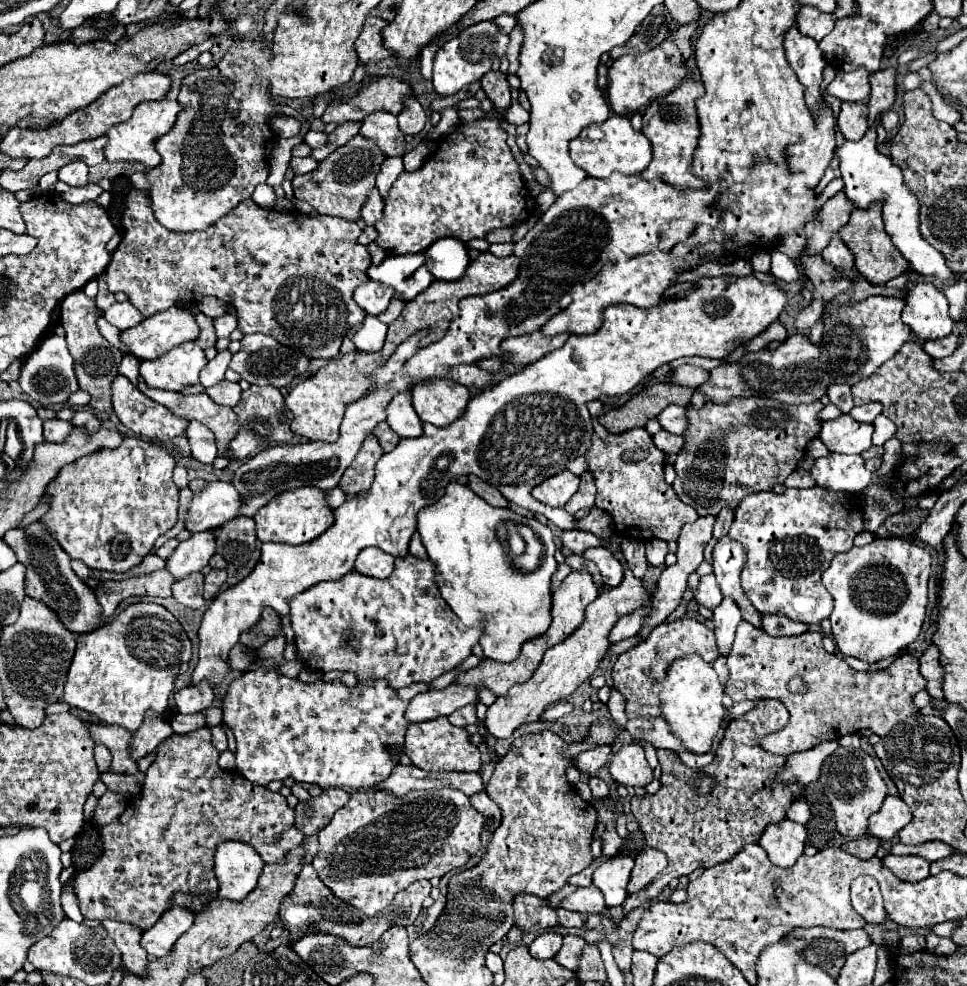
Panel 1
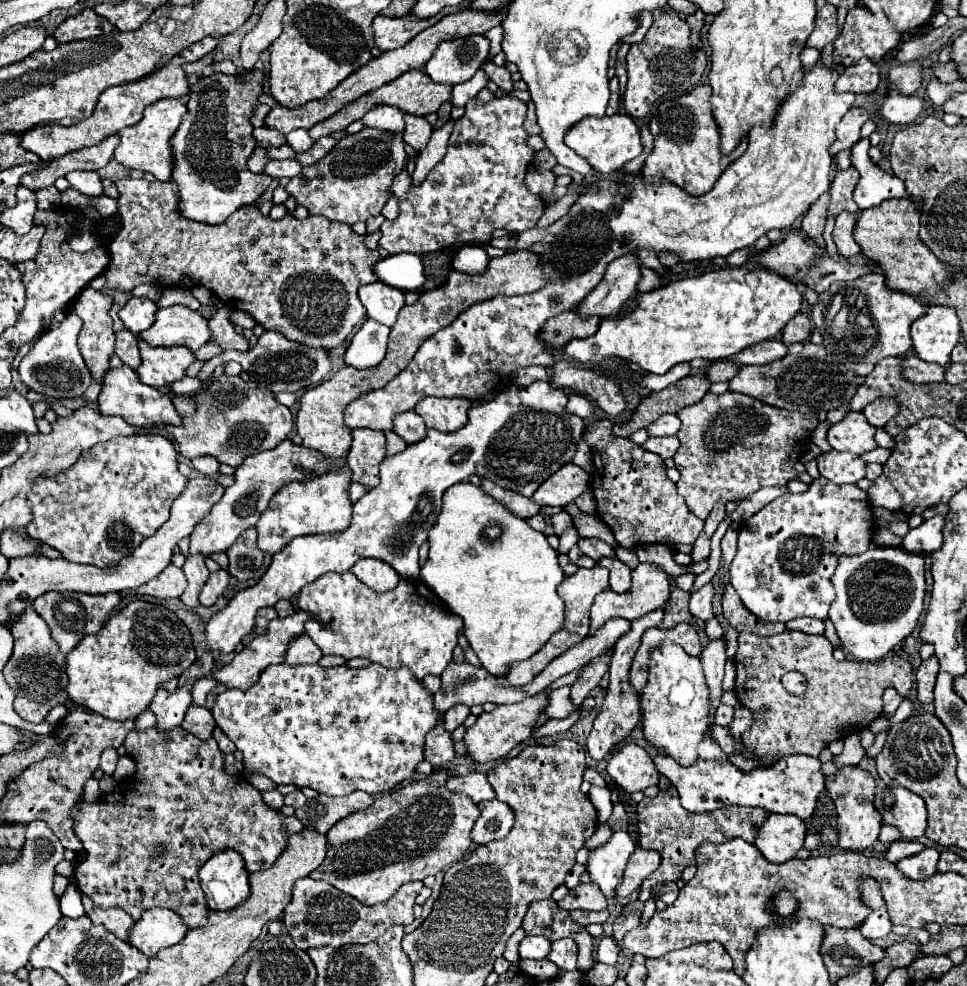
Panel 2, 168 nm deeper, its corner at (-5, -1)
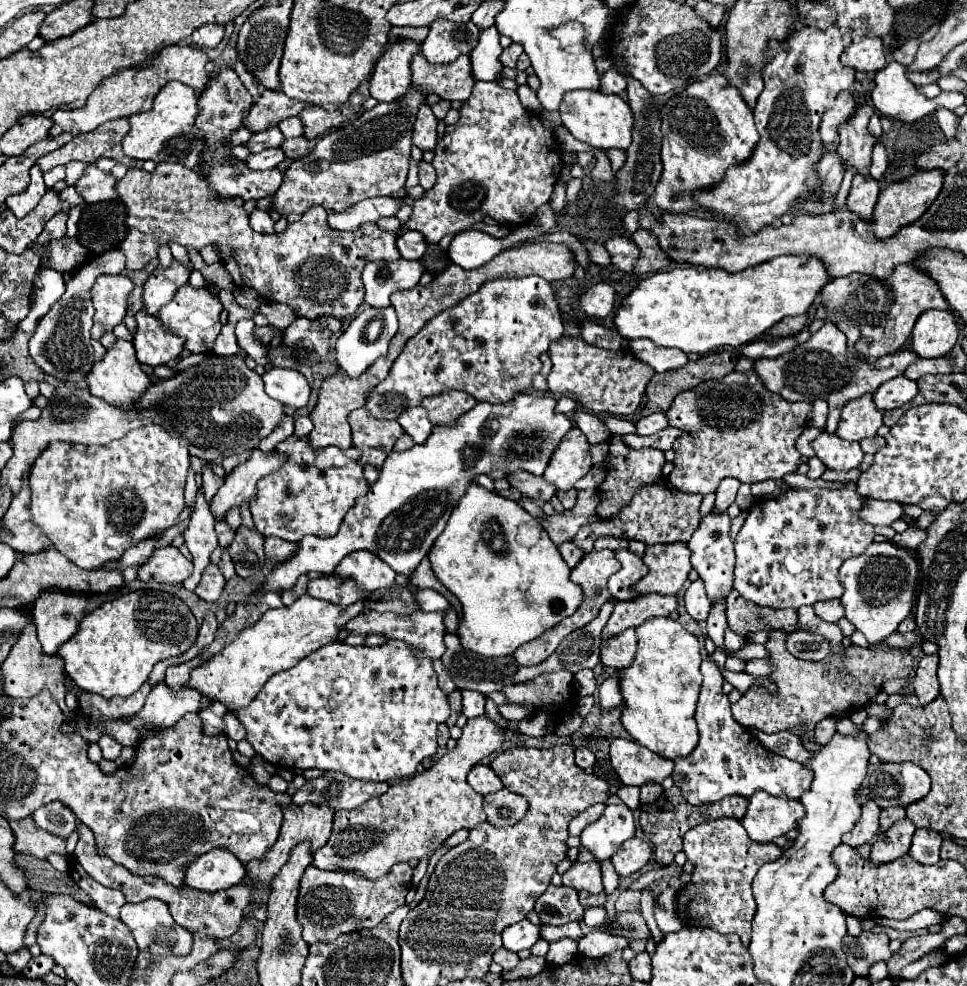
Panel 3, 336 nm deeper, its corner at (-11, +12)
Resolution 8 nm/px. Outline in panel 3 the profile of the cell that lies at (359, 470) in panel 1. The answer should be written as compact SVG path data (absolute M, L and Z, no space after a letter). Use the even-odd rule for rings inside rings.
M365 407L351 411L349 423L353 431L353 447L361 451L361 465L375 465L377 469L391 453L395 441L405 433L397 421L375 419Z

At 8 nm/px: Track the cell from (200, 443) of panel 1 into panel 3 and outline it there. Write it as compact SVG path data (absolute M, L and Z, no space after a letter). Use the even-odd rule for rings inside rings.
M203 467L203 489L205 489L207 503L211 503L211 499L215 497L221 485L223 485L223 477L217 477L209 467Z

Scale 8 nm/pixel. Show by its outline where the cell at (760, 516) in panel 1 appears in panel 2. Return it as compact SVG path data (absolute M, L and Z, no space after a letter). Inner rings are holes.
M817 478L809 484L809 490L803 494L785 492L783 496L769 502L747 522L743 522L737 554L731 562L731 584L737 590L745 608L749 608L757 618L767 622L789 622L799 616L811 616L817 620L827 620L829 606L835 598L831 586L831 576L835 572L839 556L861 554L869 548L873 536L873 514L869 508L867 492L857 484L837 486L825 478Z

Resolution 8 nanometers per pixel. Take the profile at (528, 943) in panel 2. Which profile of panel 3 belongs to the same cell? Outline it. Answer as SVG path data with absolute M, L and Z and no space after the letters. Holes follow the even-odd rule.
M523 919L523 921L503 929L501 937L503 937L503 947L507 951L519 953L521 949L531 949L531 945L535 941L539 941L541 935L539 935L539 927L537 925L533 925L531 921Z

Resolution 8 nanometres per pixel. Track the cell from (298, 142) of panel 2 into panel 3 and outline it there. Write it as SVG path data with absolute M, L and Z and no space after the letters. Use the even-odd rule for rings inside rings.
M289 117L285 121L279 121L277 127L283 133L283 137L301 137L303 135L303 125L297 117Z

